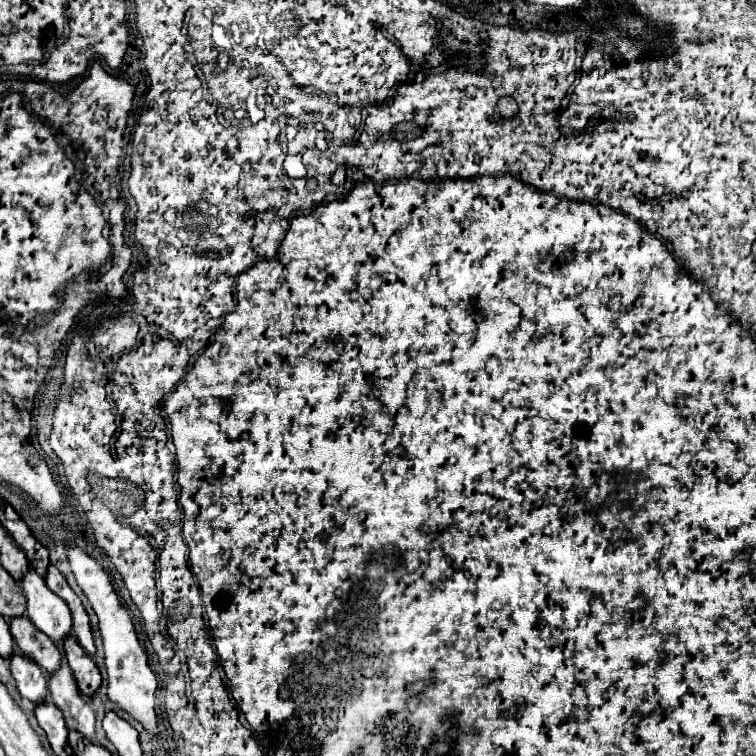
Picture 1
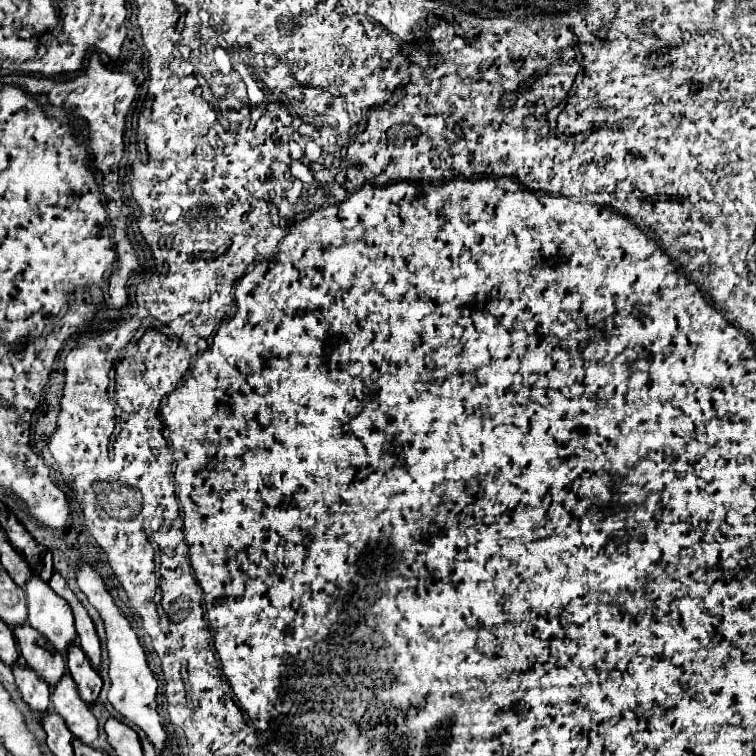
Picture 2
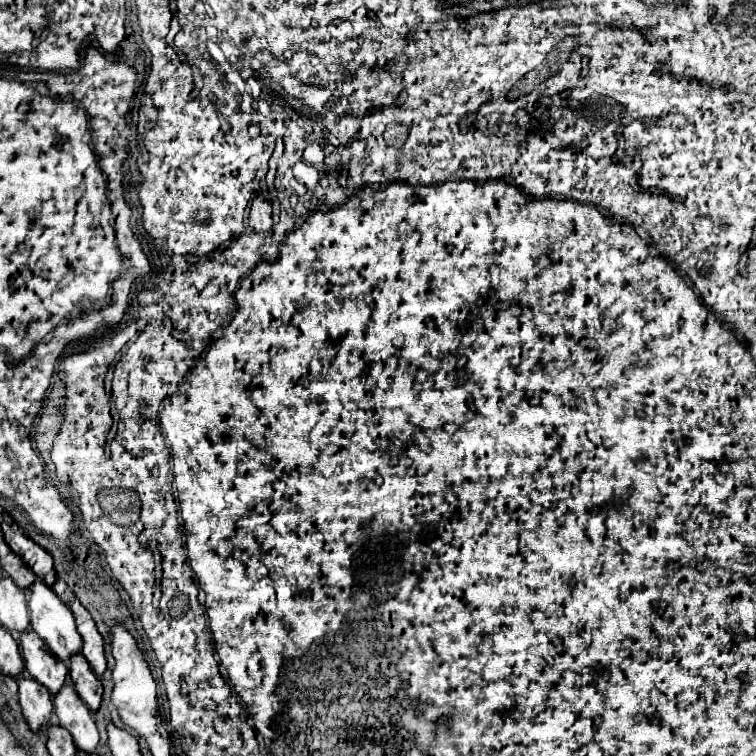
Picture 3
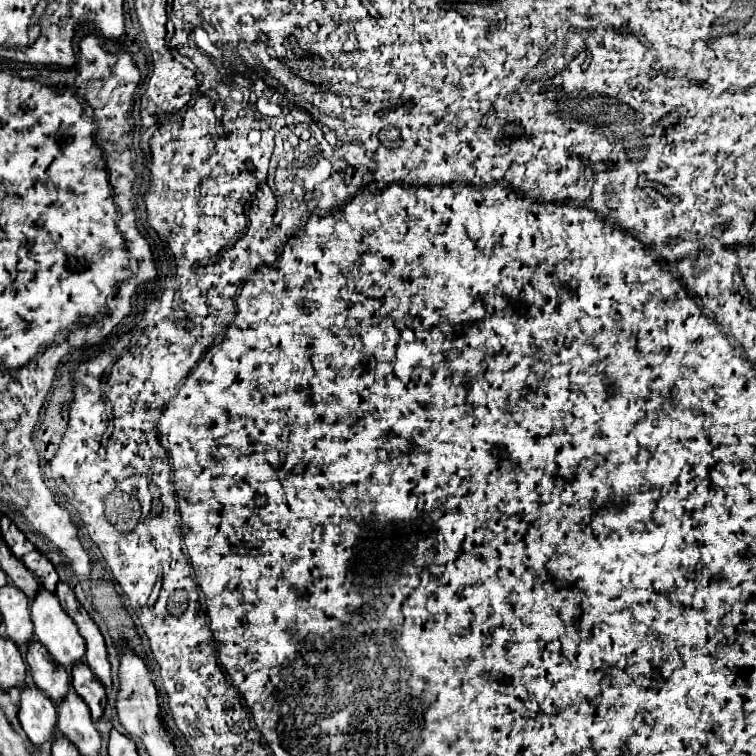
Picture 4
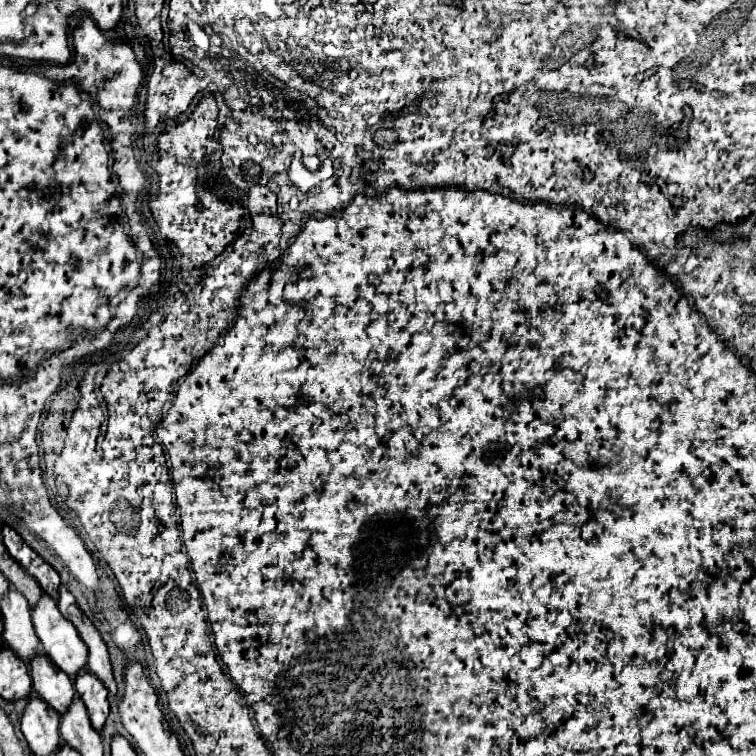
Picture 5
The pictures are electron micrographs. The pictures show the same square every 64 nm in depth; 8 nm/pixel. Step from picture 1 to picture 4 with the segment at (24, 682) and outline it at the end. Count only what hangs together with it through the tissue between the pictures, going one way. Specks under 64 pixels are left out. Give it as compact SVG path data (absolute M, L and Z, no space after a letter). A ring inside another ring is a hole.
M22 688L20 724L34 746L42 746L44 742L52 742L56 734L56 706L38 690L38 688Z

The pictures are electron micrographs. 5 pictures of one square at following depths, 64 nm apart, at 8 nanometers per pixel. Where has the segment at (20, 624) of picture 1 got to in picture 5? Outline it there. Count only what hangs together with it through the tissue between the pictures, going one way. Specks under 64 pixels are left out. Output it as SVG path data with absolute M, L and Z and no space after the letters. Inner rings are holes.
M38 654L30 662L30 676L36 694L58 714L64 714L76 696L72 680L60 672L60 668L56 668L44 654Z

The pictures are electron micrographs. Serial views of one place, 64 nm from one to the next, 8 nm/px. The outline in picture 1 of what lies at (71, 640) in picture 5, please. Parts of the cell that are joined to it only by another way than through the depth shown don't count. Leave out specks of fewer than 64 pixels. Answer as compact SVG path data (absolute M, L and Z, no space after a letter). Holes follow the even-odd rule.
M34 570L24 576L22 590L28 604L26 614L32 624L50 640L62 644L64 638L72 632L70 608L46 586L46 580Z

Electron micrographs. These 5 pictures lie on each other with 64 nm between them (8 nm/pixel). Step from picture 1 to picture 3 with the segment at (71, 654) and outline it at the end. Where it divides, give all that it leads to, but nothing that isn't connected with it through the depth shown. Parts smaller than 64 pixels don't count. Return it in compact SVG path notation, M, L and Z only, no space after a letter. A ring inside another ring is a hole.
M82 654L72 656L70 678L72 678L74 688L76 688L76 692L80 694L80 698L90 706L92 712L98 712L98 708L100 708L100 704L102 704L102 682L100 682L100 678L92 672L88 660L84 660Z

